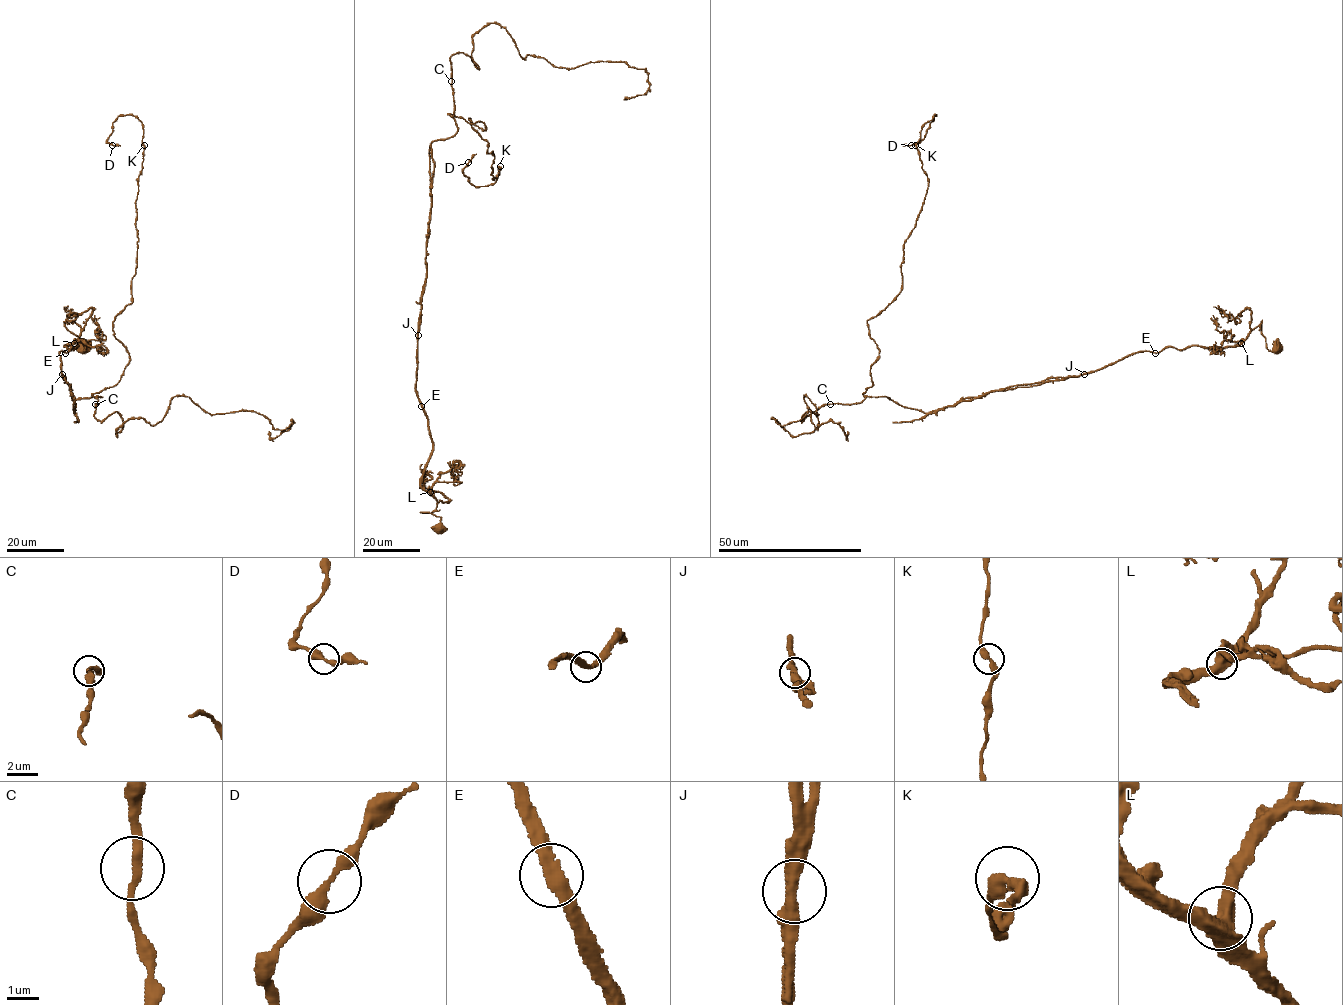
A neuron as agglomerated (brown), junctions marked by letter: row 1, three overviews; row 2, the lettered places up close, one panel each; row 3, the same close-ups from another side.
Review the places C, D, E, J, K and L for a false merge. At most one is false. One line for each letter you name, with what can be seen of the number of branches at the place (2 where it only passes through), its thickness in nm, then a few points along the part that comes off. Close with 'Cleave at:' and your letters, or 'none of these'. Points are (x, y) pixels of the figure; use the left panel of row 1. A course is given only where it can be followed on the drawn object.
J: 2 branches meet; 460 nm thick; foreign part runs (62, 374), (70, 385), (75, 402), (78, 420), (74, 422)
Cleave at: J

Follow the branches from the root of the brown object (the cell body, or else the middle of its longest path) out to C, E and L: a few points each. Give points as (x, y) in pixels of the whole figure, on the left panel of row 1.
C: (85, 347), (66, 322), (81, 329), (59, 352), (74, 413), (77, 399), (95, 404)
E: (85, 347), (67, 328), (67, 321), (75, 322), (81, 333), (64, 346), (76, 345), (65, 353)
L: (85, 347), (85, 343), (67, 328), (67, 321), (75, 322), (81, 329), (74, 343)

